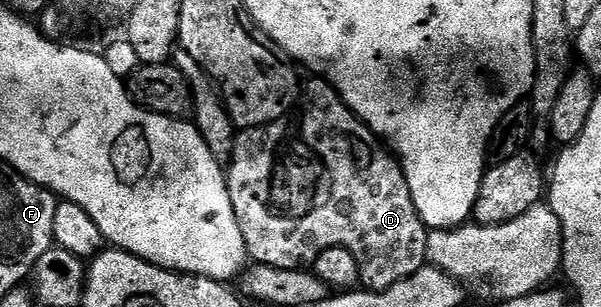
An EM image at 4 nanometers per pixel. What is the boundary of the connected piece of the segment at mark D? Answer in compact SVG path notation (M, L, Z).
M312 78L316 79L310 80L305 87L303 84L302 98L299 100L298 106L291 114L281 119L277 127L269 125L241 130L236 136L235 143L232 144L232 158L226 167L226 178L230 193L230 205L234 205L234 217L238 221L238 229L241 230L244 244L248 250L248 258L252 263L299 271L311 268L312 262L326 249L344 247L350 253L354 253L354 261L358 261L360 283L369 291L385 291L390 289L390 285L398 285L398 281L418 273L418 269L422 269L426 265L428 258L426 241L429 228L424 226L424 222L421 221L414 209L414 201L410 197L408 182L395 154L345 105L340 94L335 91L327 79Z

